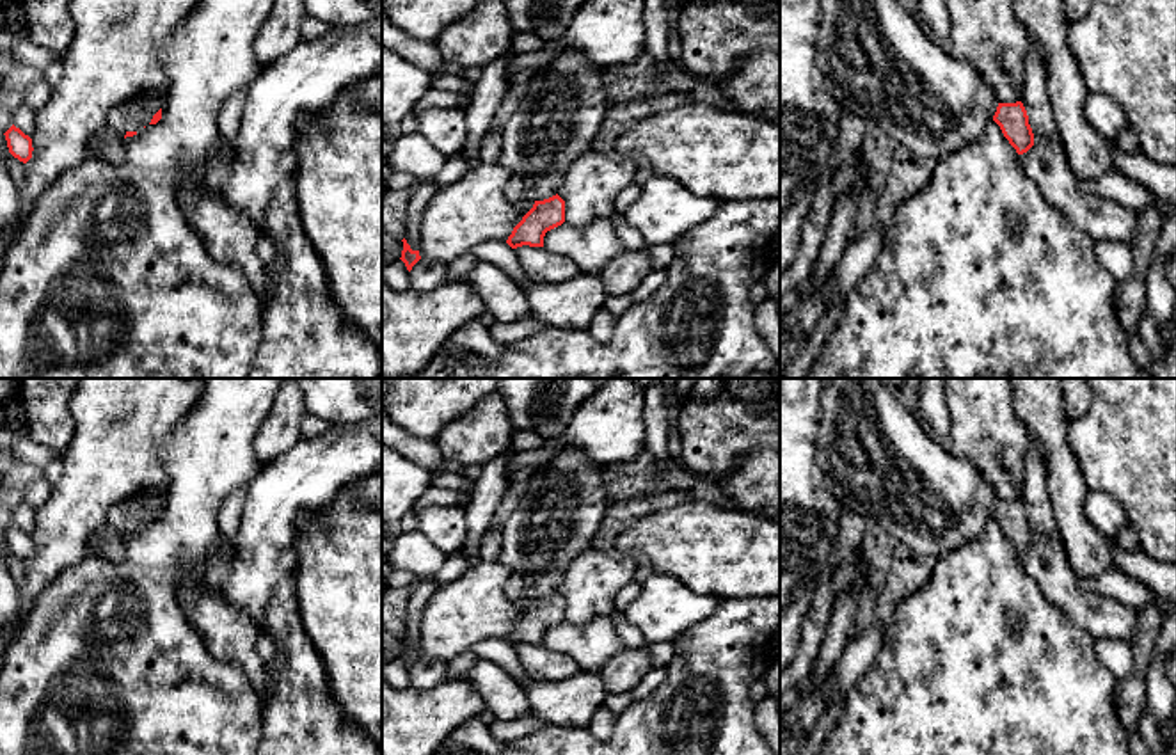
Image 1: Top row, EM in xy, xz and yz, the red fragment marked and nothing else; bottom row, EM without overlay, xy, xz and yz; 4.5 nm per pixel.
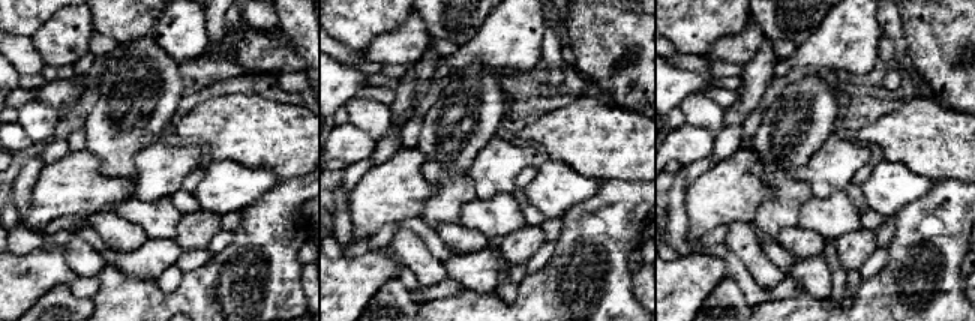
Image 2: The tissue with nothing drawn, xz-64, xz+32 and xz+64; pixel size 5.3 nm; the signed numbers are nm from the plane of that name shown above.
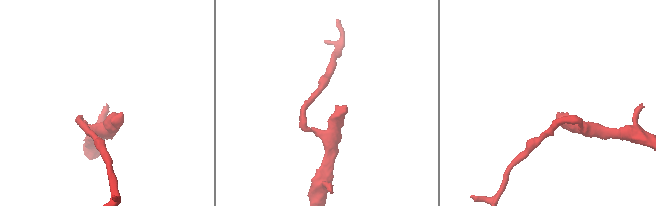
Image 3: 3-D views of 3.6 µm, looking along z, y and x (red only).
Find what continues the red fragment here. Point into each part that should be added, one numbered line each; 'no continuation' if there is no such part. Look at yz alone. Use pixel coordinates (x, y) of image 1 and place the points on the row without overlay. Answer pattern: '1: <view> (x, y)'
1: yz (878, 462)

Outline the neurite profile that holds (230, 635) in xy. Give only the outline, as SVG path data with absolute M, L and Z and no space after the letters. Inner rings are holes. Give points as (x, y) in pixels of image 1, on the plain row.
M185 568L179 574L179 602L213 657L238 663L265 702L268 663L254 648L259 625L206 577L195 577Z

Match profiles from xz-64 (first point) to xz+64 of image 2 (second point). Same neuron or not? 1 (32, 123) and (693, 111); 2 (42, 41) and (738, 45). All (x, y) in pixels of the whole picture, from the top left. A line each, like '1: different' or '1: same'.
1: same
2: same

